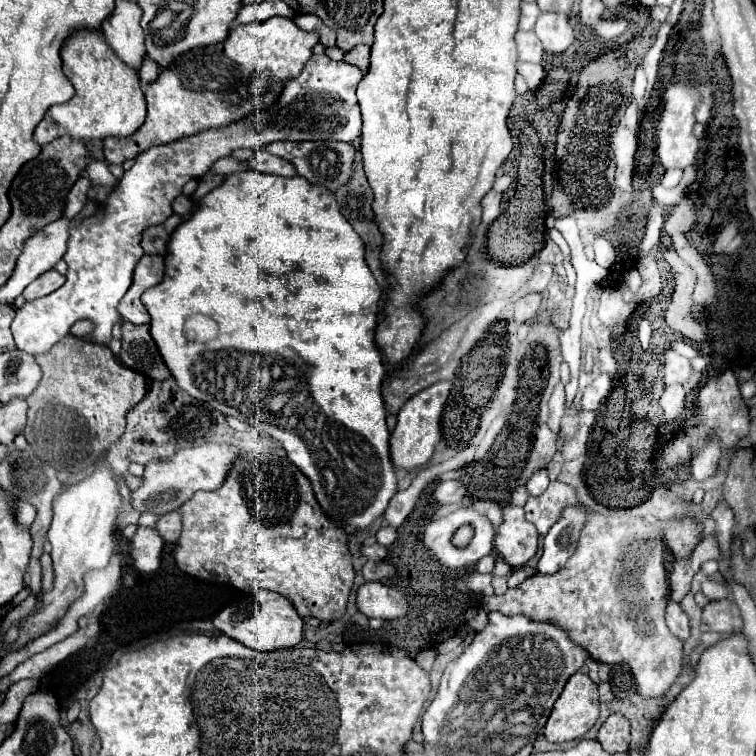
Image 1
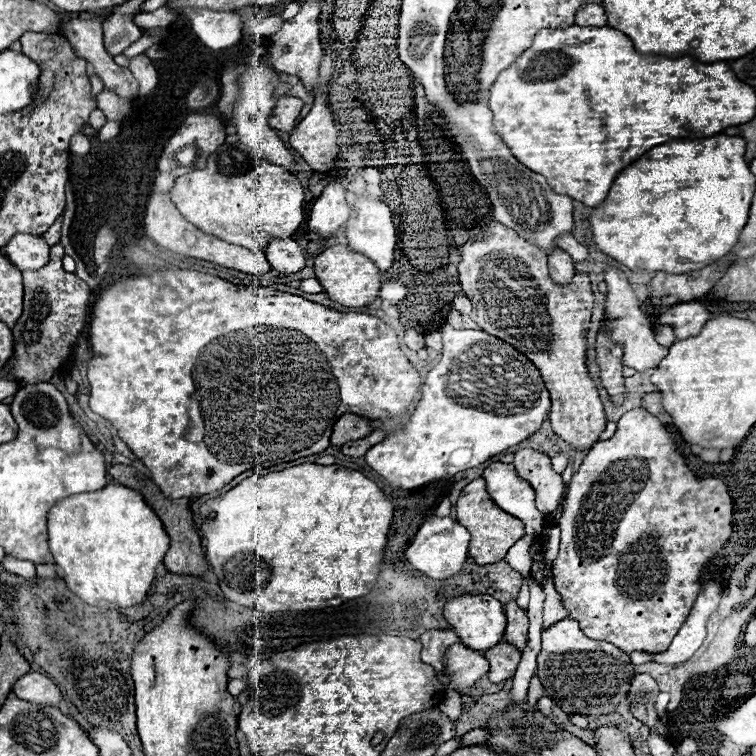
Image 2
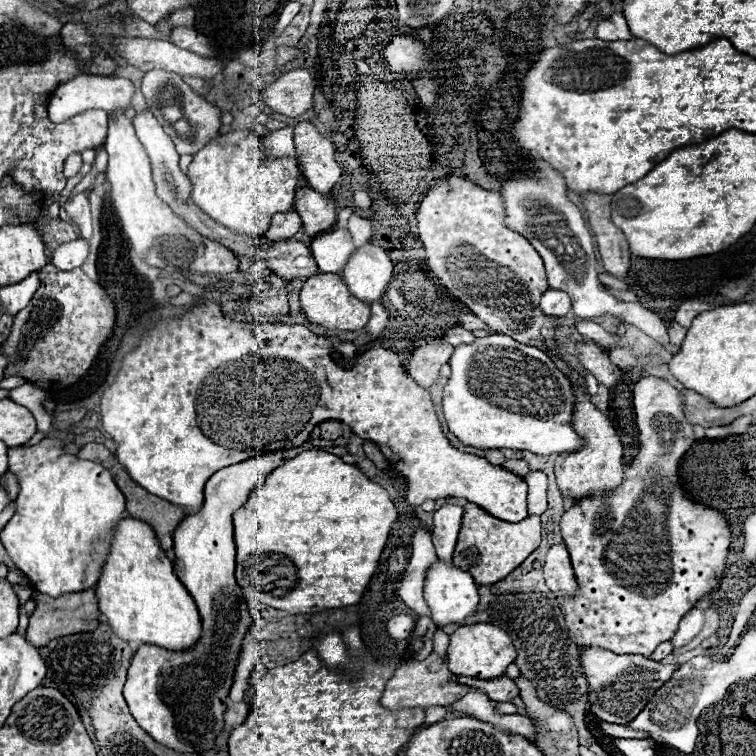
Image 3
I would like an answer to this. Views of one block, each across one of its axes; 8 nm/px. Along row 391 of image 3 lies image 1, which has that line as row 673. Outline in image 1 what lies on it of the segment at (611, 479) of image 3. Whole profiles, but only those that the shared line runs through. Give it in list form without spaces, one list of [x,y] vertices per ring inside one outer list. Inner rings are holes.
[[[576,672],[566,682],[566,686],[564,686],[558,702],[554,704],[554,710],[550,712],[550,718],[548,718],[542,732],[544,732],[548,742],[568,742],[568,740],[574,740],[574,738],[580,738],[582,734],[586,734],[594,726],[594,722],[598,720],[599,715],[598,685],[588,678],[588,674]]]

